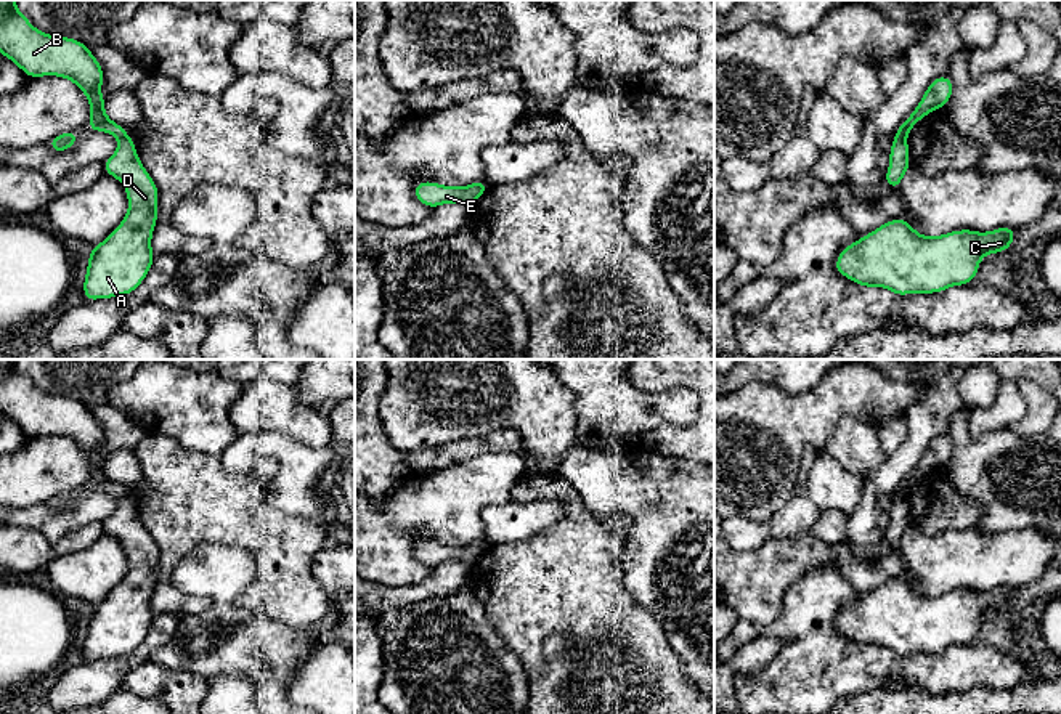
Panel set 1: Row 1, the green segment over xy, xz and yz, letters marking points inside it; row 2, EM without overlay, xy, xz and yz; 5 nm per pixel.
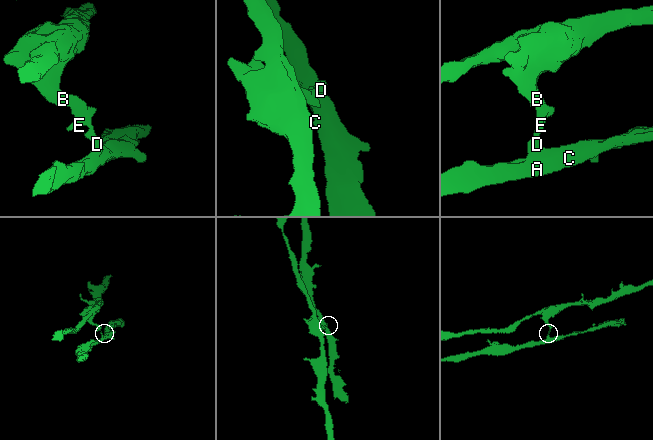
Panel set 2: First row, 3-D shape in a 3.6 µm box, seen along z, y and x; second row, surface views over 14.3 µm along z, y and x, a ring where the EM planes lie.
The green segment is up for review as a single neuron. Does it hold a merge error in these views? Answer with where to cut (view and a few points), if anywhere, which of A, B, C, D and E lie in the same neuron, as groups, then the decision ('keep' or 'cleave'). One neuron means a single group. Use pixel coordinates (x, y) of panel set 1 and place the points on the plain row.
yz (896, 493), (904, 498) | A C D / B E | cleave

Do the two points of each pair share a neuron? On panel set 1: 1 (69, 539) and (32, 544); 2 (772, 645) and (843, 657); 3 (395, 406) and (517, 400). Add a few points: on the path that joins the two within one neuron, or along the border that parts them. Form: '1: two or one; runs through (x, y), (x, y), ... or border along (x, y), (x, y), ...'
1: one; runs through (60, 546), (42, 546)
2: two; border along (776, 636), (780, 642), (779, 652), (755, 674)
3: one; runs through (426, 405), (480, 405), (487, 401)

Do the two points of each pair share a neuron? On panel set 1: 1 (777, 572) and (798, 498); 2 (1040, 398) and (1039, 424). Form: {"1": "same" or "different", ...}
{"1": "different", "2": "same"}

